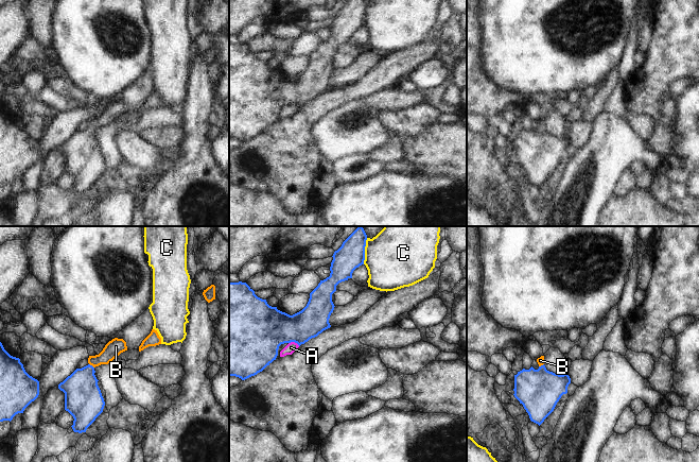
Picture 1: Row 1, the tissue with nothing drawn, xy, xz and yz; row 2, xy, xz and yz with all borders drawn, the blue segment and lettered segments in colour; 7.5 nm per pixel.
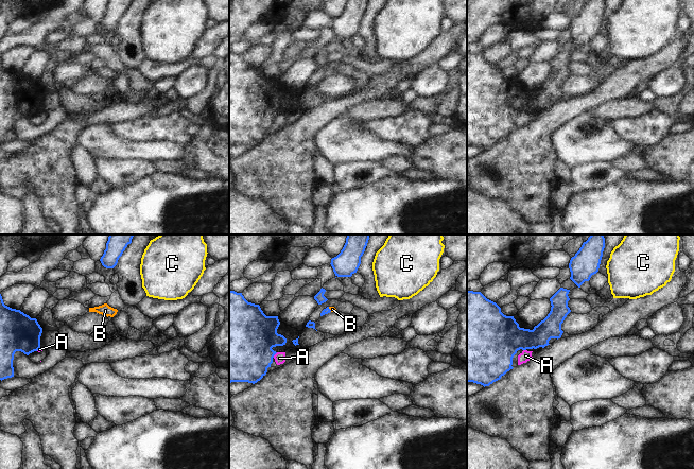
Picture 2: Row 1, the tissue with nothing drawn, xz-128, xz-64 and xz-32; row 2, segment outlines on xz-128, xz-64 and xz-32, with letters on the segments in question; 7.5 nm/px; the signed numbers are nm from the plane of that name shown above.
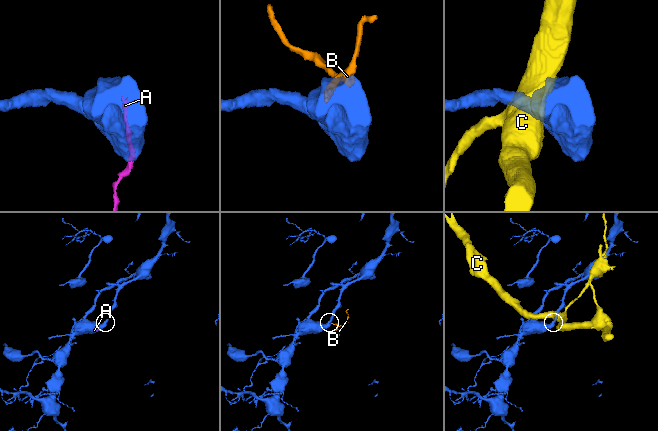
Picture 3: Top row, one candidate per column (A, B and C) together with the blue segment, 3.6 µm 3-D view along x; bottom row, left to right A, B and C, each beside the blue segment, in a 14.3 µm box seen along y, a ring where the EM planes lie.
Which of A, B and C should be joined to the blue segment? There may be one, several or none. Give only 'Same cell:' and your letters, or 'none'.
Same cell: B

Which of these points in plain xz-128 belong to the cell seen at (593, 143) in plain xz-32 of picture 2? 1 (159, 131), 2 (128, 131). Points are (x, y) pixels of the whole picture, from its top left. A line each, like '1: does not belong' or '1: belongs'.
1: does not belong
2: does not belong

